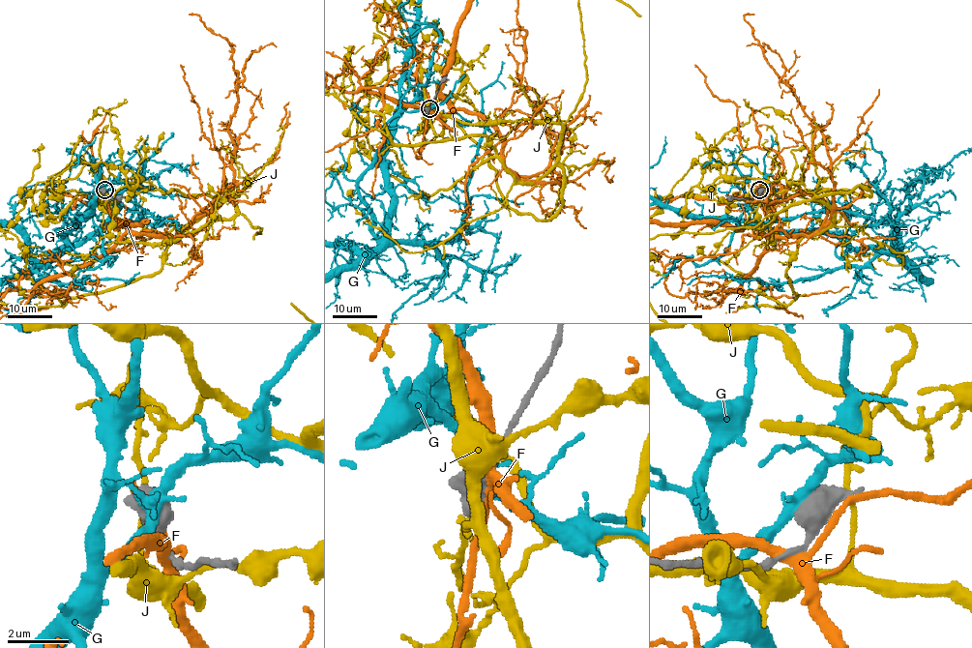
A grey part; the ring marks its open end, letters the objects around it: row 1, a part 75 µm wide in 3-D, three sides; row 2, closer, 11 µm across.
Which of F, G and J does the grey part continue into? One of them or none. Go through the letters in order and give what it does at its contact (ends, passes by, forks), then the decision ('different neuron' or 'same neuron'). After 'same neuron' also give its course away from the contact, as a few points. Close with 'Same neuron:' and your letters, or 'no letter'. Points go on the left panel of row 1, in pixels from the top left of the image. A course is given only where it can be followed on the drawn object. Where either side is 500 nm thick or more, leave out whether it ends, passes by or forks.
F: it passes by; different neuron
G: different neuron
J: different neuron
Same neuron: no letter

